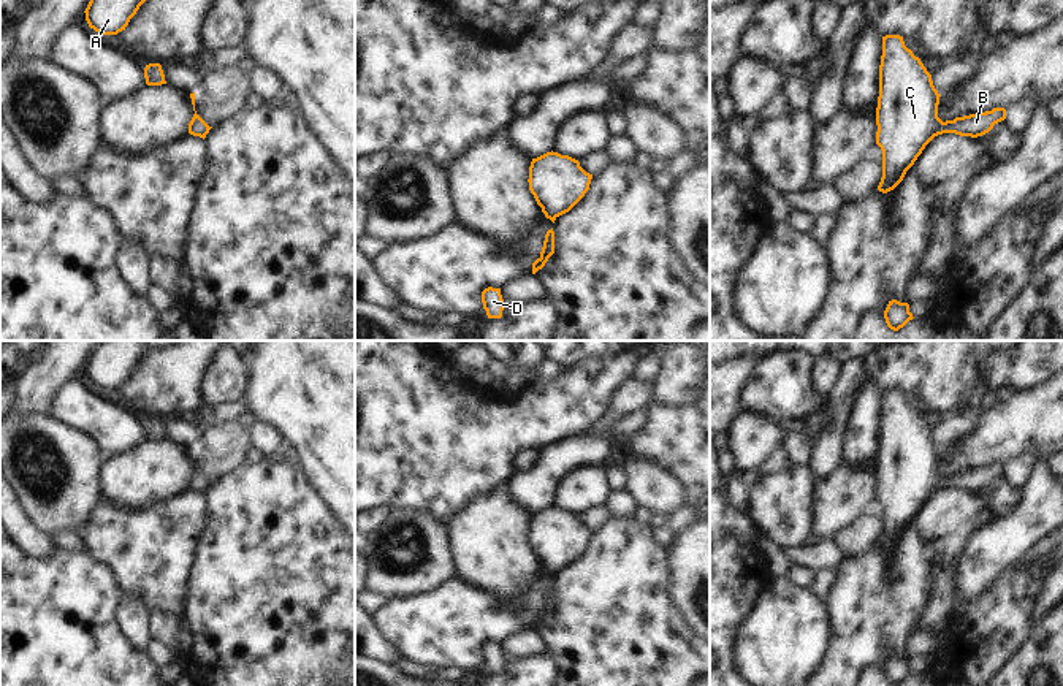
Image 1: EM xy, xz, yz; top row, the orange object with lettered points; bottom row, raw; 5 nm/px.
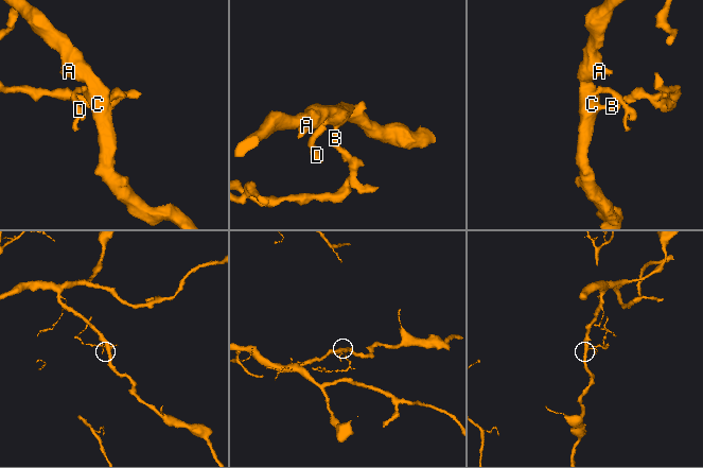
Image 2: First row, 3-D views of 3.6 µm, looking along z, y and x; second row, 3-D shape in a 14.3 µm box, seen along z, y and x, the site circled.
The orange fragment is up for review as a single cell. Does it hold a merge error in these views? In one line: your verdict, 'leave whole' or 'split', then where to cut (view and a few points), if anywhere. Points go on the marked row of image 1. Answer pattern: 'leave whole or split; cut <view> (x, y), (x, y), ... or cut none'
leave whole; cut none

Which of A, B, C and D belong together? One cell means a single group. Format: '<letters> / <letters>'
A B C D

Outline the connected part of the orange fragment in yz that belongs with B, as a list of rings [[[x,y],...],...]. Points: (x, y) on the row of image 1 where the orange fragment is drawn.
[[[882,36],[882,55],[879,65],[879,97],[876,108],[876,144],[882,151],[882,177],[878,190],[887,193],[893,190],[914,165],[925,146],[938,135],[955,133],[977,138],[989,133],[995,124],[1006,119],[1004,108],[955,117],[943,122],[938,117],[939,93],[933,86],[932,74],[919,57],[905,46],[903,36]]]

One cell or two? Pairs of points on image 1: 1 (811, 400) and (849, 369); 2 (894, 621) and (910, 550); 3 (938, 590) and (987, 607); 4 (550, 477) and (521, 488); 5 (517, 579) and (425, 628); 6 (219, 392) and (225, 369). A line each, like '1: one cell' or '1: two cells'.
1: two cells
2: one cell
3: one cell
4: one cell
5: two cells
6: one cell

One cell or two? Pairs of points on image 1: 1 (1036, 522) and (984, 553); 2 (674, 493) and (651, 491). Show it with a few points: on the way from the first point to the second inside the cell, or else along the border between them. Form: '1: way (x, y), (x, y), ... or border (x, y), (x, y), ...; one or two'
1: way (1024, 529), (997, 547); one
2: way (669, 493), (656, 491); one

